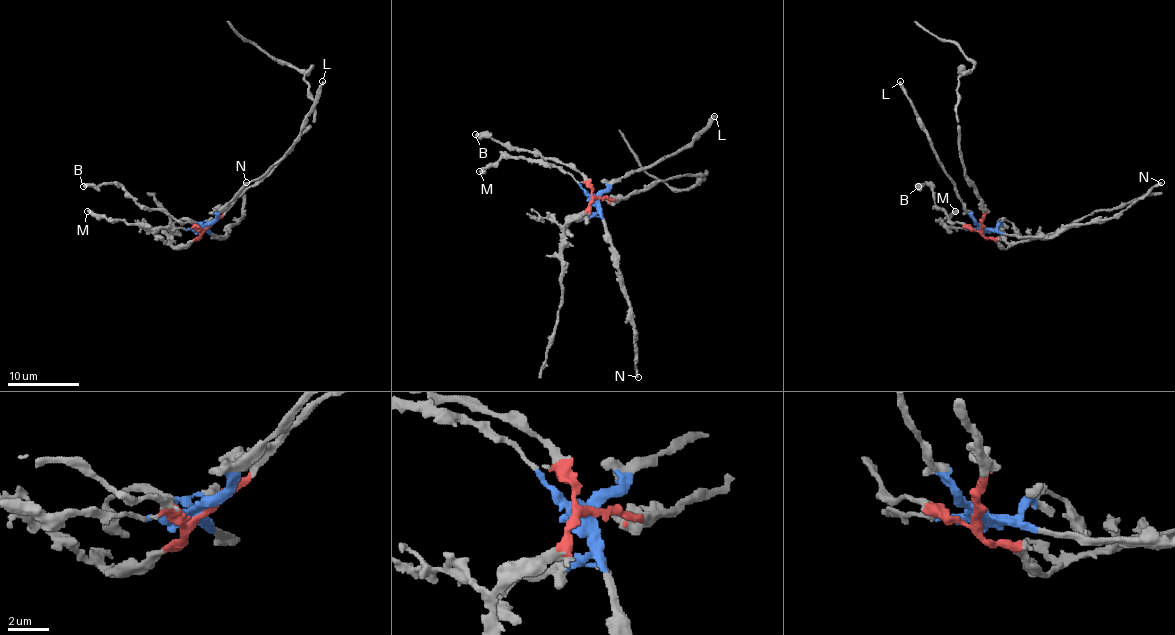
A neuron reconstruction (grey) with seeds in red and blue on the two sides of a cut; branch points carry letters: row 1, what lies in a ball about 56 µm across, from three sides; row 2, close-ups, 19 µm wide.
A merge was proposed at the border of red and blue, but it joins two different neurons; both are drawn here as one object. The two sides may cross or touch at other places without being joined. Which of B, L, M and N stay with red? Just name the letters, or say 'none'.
B

